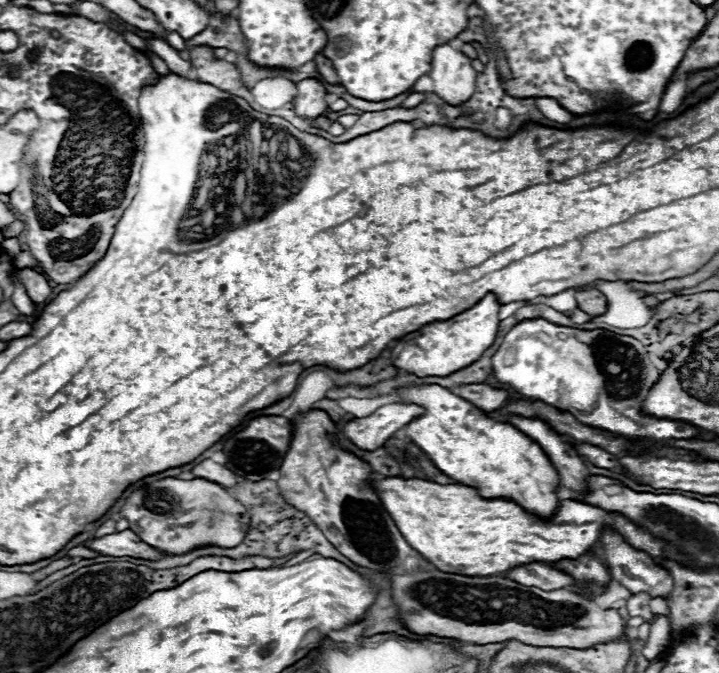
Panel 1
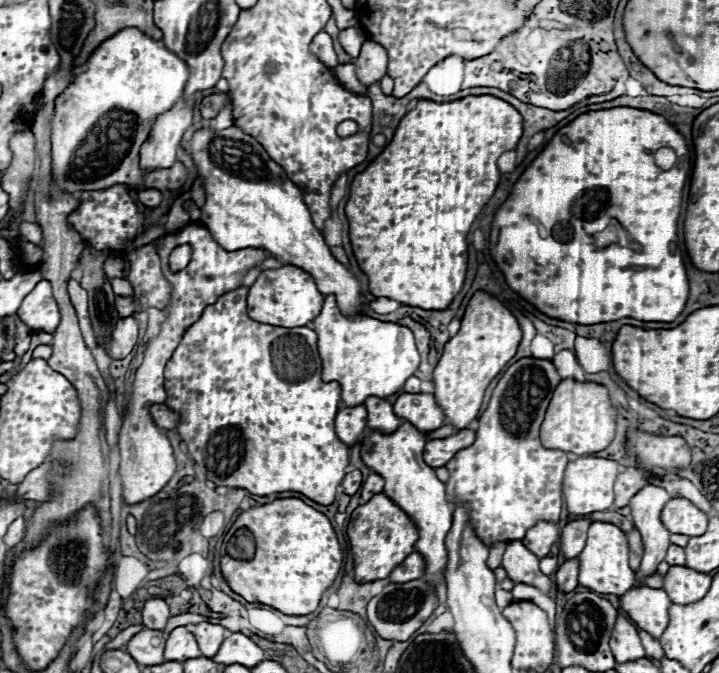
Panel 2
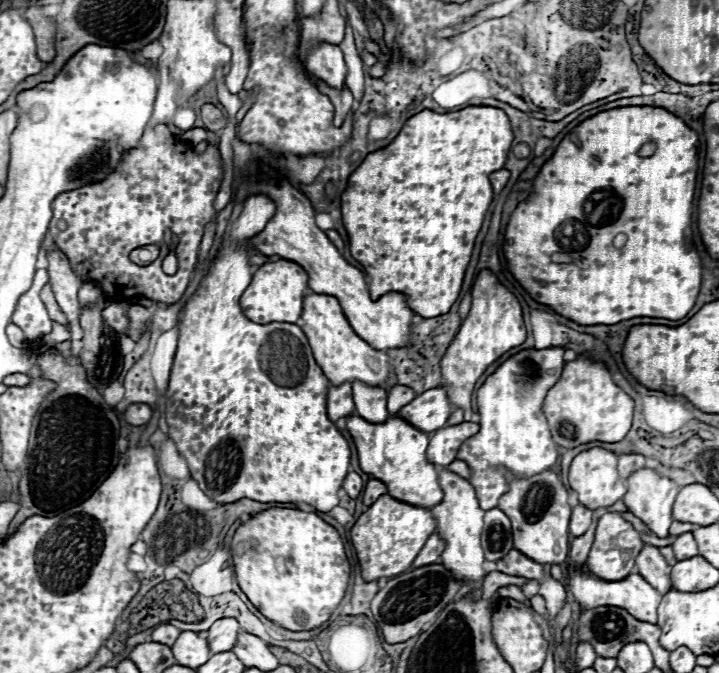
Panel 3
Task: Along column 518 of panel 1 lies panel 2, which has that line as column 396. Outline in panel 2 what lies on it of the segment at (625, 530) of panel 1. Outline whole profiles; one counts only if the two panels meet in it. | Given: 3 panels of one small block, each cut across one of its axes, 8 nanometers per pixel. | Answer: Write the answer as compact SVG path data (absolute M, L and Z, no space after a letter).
M384 494L372 496L364 506L358 506L348 522L348 538L350 550L354 556L354 580L360 584L388 578L388 574L414 552L414 544L418 540L418 530L412 520L392 504Z

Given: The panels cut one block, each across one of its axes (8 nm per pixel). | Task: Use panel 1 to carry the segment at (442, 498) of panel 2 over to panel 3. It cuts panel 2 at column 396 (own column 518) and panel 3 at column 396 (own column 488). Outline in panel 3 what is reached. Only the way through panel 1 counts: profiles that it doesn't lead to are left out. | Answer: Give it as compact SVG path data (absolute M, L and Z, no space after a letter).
M356 414L348 418L348 432L360 454L360 468L366 474L376 476L376 480L384 480L392 498L426 510L440 504L444 492L438 484L438 472L434 464L426 460L426 448L430 440L426 432L414 428L412 424L396 416L390 416L384 424L368 424L364 418Z

